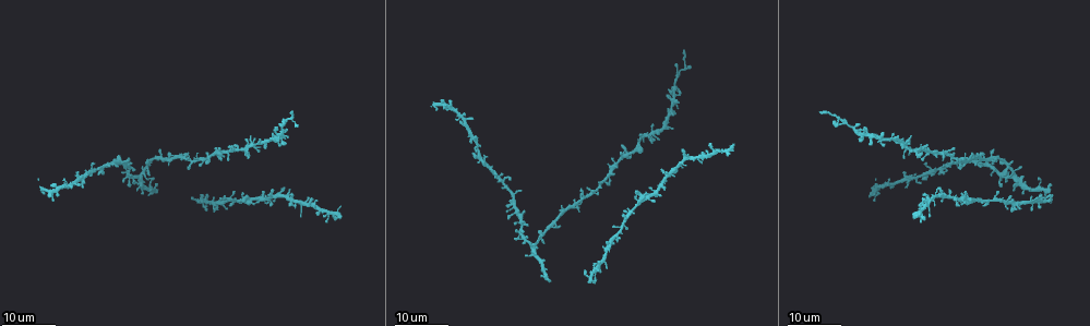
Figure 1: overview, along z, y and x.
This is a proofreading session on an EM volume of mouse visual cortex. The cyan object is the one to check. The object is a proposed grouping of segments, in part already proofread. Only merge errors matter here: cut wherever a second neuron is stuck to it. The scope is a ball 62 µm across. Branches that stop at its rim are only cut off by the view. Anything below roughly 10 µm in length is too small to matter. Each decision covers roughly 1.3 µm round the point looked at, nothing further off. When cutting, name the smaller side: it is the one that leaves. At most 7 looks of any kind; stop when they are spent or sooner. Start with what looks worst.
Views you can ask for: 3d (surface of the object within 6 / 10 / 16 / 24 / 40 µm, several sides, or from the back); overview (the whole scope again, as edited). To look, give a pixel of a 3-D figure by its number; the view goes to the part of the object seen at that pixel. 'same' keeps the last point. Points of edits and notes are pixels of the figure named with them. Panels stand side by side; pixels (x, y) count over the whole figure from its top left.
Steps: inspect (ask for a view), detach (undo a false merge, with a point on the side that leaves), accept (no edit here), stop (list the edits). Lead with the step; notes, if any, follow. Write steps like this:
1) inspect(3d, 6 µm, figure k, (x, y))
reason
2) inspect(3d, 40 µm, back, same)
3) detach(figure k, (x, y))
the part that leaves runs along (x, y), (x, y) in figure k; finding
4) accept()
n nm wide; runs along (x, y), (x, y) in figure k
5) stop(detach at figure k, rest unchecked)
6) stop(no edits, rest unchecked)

inspect(3d, 24 µm, figure 1, (857, 131))
thin arm on a thick one

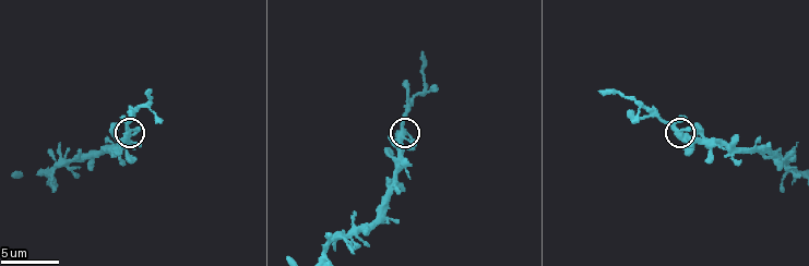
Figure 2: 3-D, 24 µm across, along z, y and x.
inspect(3d, 10 µm, figure 2, (404, 131))

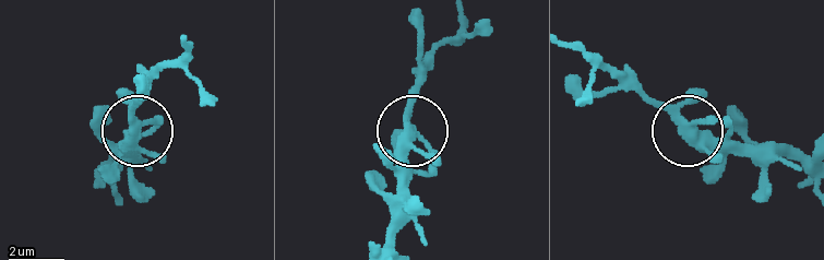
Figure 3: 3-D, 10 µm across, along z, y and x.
accept()
5 arms; continuous, no second neuron

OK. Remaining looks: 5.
inspect(3d, 16 µm, figure 1, (1015, 177))
four or more arms meet

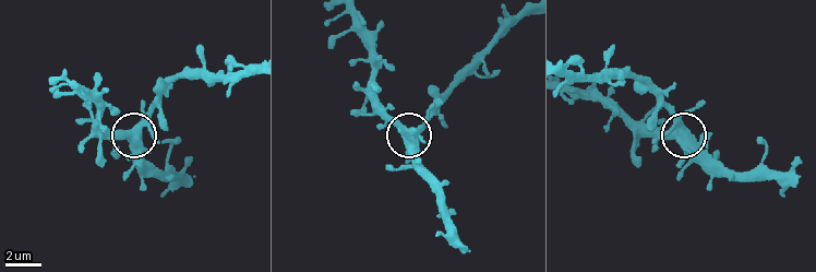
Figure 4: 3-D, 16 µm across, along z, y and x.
inspect(3d, 6 µm, figure 4, (679, 129))
zoom in

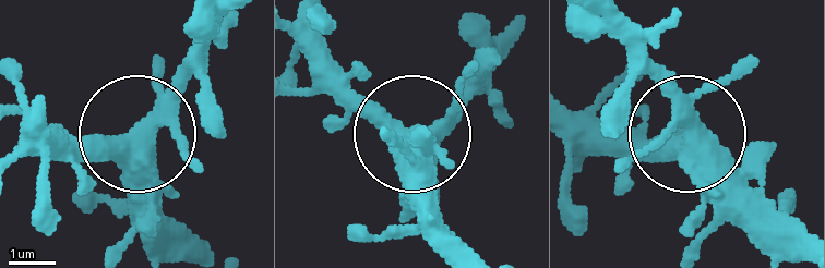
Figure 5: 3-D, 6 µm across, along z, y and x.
accept()
side arm 40 µm; runs along (744, 187), (685, 133), (587, 145) in figure 5; continuous, no second neuron

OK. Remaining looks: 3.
inspect(3d, 24 µm, figure 1, (518, 209))
narrows sharply

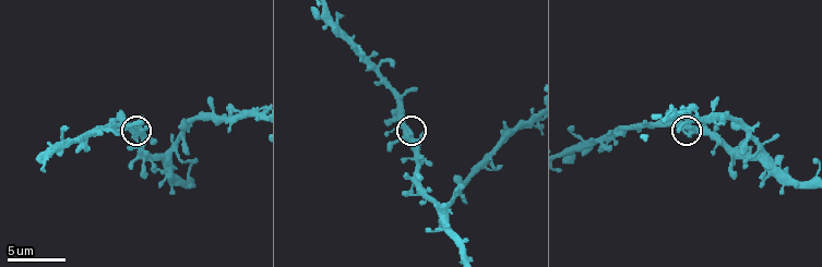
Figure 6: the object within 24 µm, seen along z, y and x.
inspect(3d, 10 µm, figure 6, (411, 132))
closer look

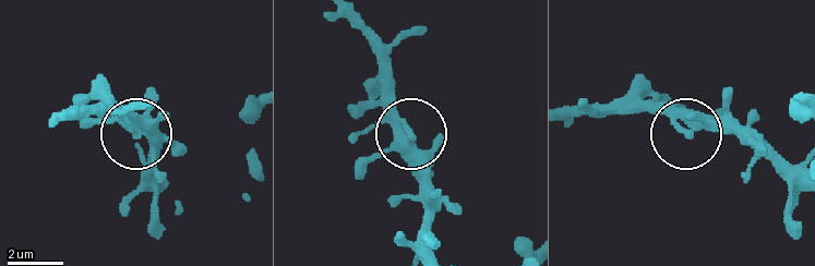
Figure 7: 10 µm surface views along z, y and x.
inspect(3d, 6 µm, figure 7, (411, 130))

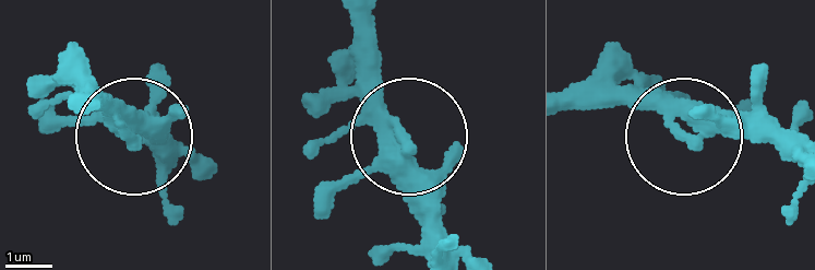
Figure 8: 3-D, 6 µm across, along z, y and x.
accept()
runs along (160, 168), (160, 145), (71, 67) in figure 8; one neuron here

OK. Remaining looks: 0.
stop(no edits, rest unchecked)

